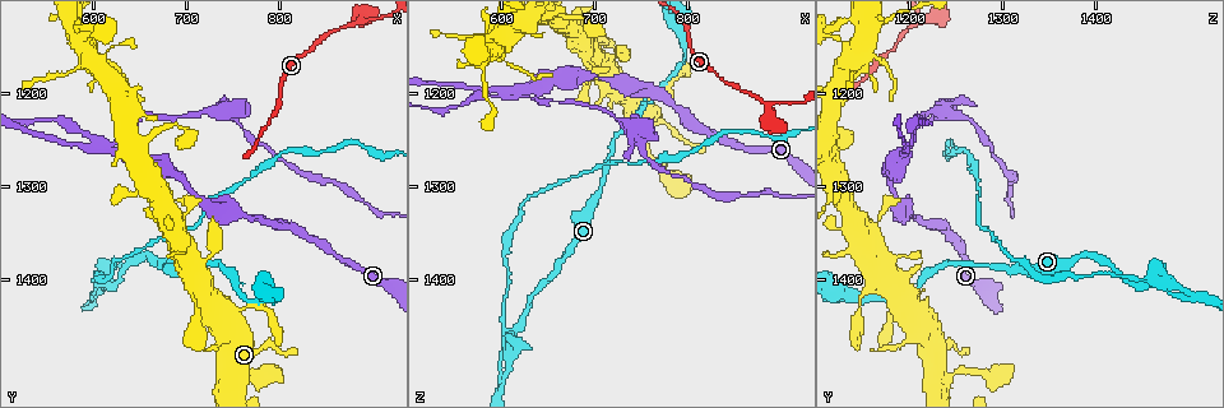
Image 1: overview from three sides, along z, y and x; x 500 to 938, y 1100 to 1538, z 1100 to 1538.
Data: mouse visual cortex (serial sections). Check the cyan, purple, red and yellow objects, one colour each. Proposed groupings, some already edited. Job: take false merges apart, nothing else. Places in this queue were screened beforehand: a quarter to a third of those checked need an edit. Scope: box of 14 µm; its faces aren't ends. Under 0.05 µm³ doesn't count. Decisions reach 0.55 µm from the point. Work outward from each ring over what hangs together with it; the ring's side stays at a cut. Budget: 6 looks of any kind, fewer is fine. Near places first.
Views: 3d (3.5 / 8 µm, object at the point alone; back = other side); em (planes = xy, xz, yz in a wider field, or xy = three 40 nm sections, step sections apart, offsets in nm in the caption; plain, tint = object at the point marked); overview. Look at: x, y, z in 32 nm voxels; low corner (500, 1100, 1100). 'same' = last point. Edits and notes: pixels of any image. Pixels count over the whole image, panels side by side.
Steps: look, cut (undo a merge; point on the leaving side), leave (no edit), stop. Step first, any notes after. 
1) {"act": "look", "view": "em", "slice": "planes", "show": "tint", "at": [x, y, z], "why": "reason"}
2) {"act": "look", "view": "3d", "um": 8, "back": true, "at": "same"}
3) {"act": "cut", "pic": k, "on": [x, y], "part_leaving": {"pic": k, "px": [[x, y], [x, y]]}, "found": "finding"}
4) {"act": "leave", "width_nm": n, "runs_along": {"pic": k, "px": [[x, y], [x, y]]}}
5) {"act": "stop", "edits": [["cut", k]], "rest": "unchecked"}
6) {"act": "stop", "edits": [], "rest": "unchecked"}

{"act": "look", "view": "3d", "um": 3.5, "at": [610, 1405, 1460], "why": "three-way junction"}

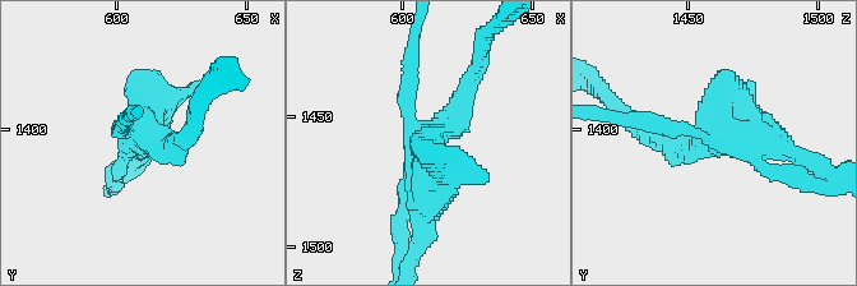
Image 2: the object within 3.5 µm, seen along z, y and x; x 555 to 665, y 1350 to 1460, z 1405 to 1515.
{"act": "look", "view": "em", "slice": "xy", "step": 2, "show": "plain", "at": [610, 1403, 1458], "why": "now the EM"}

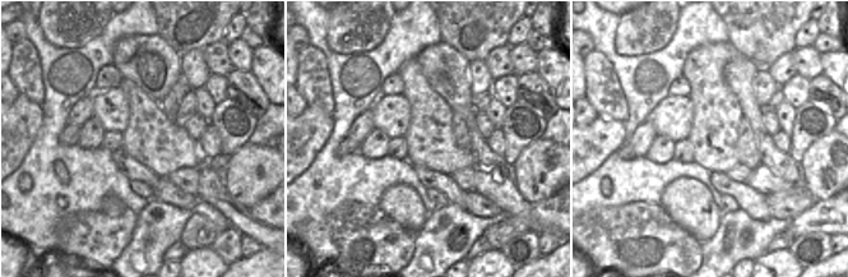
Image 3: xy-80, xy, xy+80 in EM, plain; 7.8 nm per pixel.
{"act": "look", "view": "em", "slice": "xy", "step": 2, "show": "tint", "at": "same", "why": "with the object marked"}

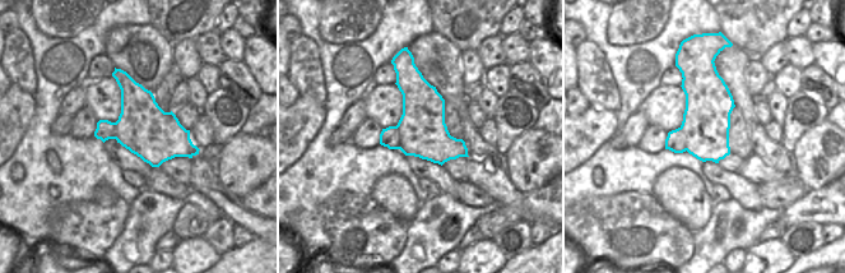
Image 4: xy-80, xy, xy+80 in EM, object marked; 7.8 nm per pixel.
{"act": "cut", "pic": 2, "on": [654, 124], "part_leaving": {"pic": 2, "px": [[413, 128], [410, 59], [417, 33]]}, "found": "a second cell is stuck on"}

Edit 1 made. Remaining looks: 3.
{"act": "look", "view": "3d", "um": 8, "at": [780, 1335, 1210], "why": "two arms at a narrow angle"}

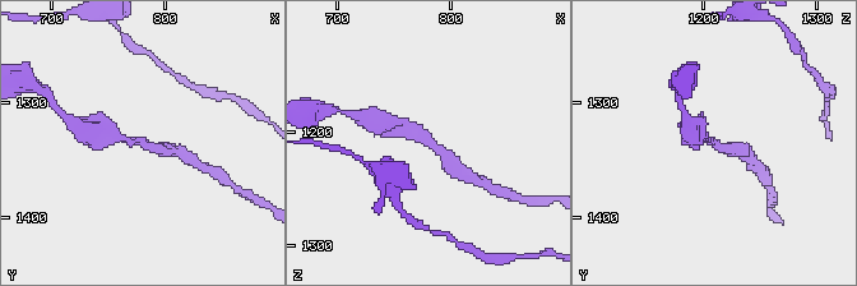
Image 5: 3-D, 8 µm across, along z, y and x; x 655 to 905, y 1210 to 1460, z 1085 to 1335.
{"act": "look", "view": "3d", "um": 3.5, "back": true, "at": [778, 1334, 1208]}

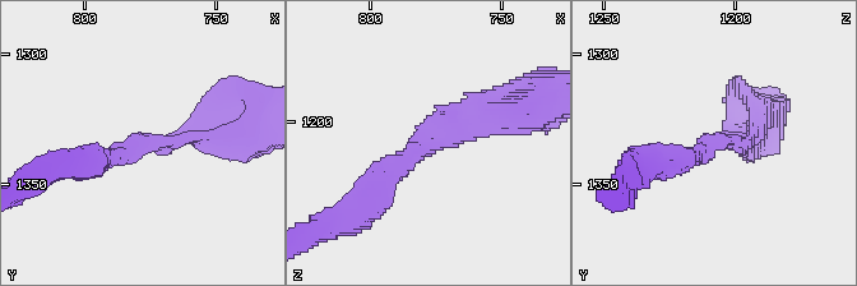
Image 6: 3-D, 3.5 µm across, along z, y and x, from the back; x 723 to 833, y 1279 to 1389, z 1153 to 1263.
{"act": "look", "view": "em", "slice": "xy", "step": 2, "show": "tint", "at": [778, 1333, 1207], "arms": 3, "arm_widths_nm": [200, 200, 350]}

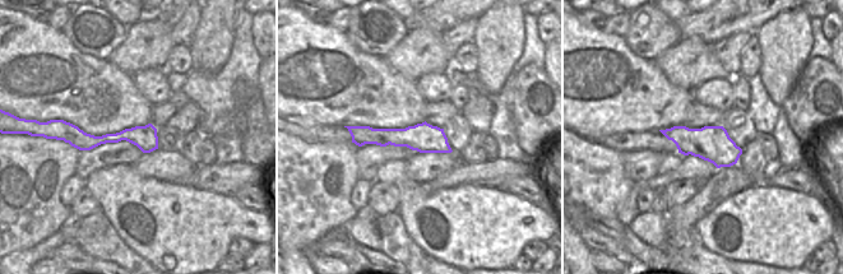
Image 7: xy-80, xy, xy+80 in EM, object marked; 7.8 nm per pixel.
{"act": "leave", "runs_along": {"pic": 6, "px": [[376, 202], [424, 146], [505, 114]]}, "found": "continuous, no second cell"}

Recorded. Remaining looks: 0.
{"act": "stop", "edits": [["cut", 2]], "rest": "unchecked"}

